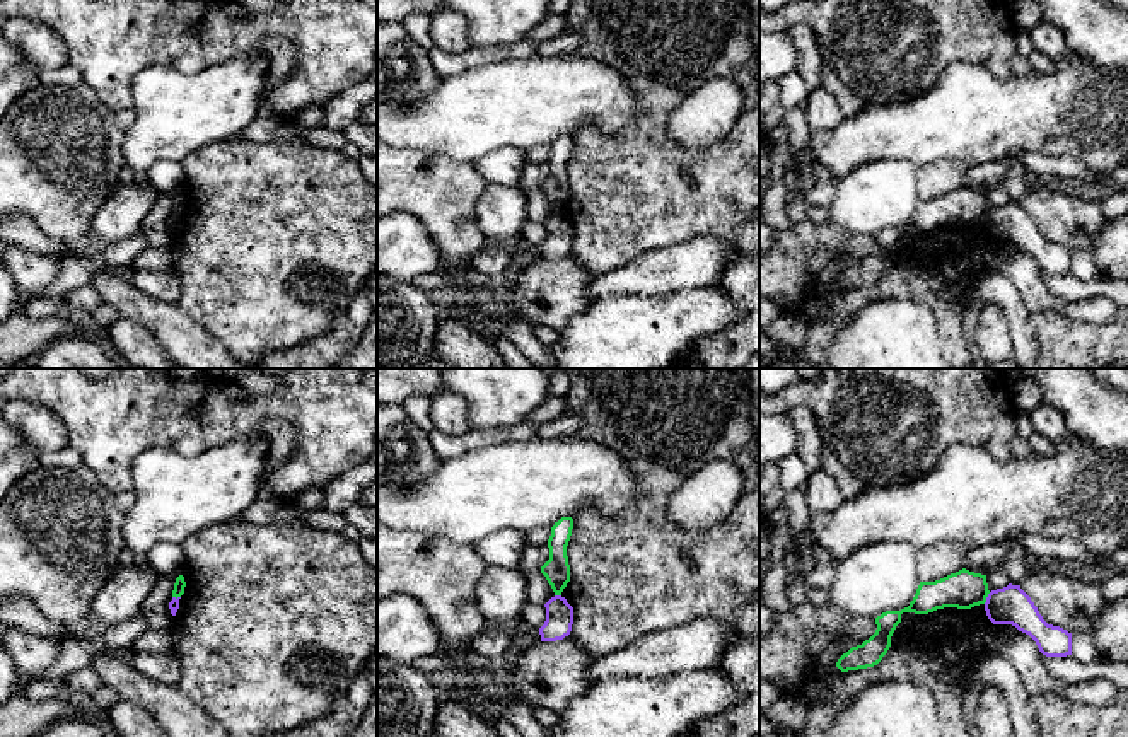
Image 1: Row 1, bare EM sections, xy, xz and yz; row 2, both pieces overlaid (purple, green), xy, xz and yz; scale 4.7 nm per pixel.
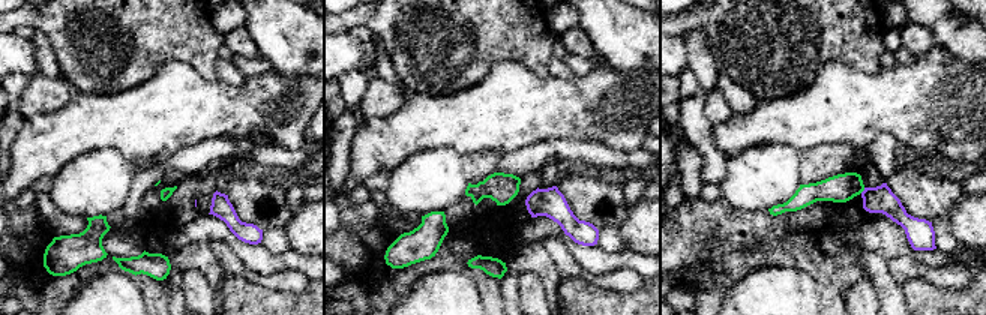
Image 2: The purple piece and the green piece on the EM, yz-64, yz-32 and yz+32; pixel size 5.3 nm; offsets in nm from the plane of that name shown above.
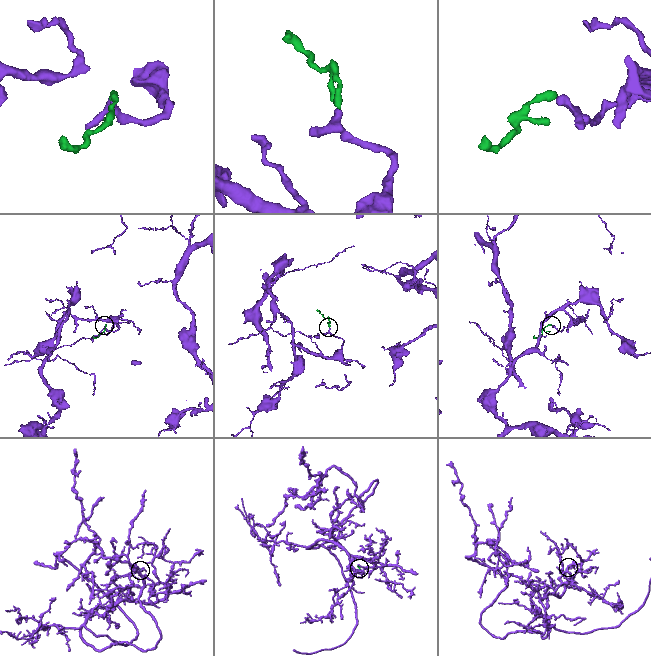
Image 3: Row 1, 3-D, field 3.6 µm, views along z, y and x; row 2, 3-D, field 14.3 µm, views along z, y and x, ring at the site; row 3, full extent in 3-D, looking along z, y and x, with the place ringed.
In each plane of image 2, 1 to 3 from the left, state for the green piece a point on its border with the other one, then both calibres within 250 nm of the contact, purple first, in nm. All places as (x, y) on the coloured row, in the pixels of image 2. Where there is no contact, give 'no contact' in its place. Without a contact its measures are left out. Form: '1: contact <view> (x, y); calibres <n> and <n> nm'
1: no contact
2: no contact
3: contact yz+32 (863, 191); calibres 140 and 150 nm

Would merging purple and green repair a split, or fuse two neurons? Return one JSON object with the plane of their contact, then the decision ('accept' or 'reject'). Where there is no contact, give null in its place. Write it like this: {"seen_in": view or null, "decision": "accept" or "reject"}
{"seen_in": "yz", "decision": "reject"}

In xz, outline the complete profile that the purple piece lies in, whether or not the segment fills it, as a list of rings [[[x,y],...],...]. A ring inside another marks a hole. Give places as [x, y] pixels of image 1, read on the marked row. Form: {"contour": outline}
{"contour": [[[555,595],[546,604],[546,621],[539,628],[541,641],[556,641],[570,635],[573,624],[573,607],[565,597]]]}

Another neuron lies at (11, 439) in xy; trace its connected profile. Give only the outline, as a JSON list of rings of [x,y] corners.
[[[0,413],[0,457],[12,450],[19,450],[26,442],[24,435],[9,425]]]

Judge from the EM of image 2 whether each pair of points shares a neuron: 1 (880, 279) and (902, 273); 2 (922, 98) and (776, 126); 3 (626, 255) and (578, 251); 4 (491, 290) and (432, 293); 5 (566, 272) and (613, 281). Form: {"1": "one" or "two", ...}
{"1": "two", "2": "one", "3": "one", "4": "two", "5": "one"}

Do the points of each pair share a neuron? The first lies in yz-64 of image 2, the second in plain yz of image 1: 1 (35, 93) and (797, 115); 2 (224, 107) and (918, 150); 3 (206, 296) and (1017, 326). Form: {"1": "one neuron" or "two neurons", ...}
{"1": "two neurons", "2": "one neuron", "3": "two neurons"}

